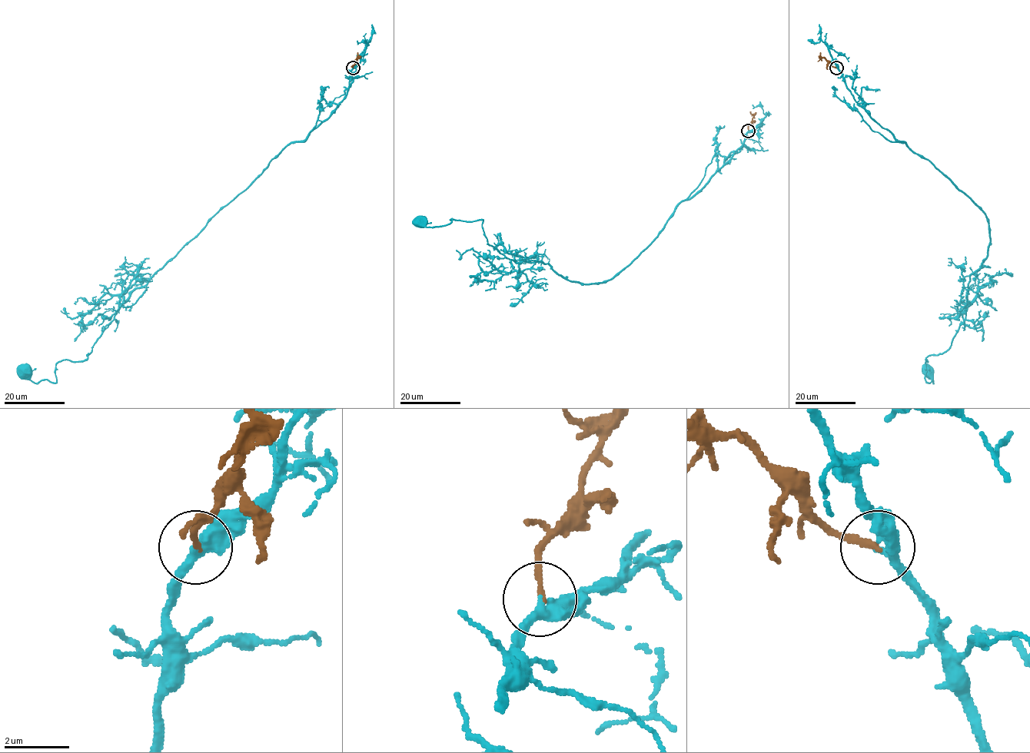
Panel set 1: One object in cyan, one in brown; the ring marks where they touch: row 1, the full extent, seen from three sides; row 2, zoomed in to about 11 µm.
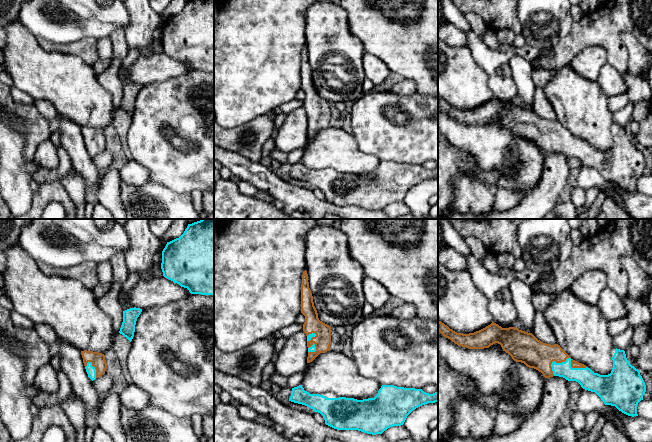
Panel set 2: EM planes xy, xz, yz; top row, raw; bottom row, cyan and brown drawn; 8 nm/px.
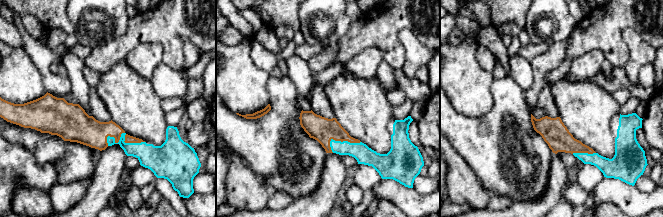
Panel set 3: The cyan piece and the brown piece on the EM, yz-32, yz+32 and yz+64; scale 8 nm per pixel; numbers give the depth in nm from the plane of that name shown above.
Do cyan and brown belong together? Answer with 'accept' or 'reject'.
accept

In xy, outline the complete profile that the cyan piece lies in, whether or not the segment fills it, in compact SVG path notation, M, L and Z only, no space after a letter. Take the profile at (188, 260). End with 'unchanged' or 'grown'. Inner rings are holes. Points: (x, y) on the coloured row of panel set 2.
M214 219L188 224L179 238L167 242L162 251L161 269L165 278L187 288L191 294L214 295Z; unchanged

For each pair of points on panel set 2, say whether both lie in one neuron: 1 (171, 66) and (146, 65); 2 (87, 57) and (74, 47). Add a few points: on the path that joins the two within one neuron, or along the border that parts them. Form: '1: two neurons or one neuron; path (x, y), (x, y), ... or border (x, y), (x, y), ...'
1: one neuron; path (165, 66), (152, 66)
2: one neuron; path (84, 54), (77, 48)

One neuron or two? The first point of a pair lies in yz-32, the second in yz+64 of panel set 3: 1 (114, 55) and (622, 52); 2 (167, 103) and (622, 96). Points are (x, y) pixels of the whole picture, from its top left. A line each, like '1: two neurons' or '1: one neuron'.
1: one neuron
2: one neuron

